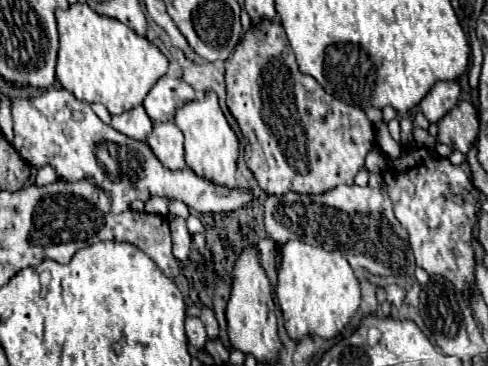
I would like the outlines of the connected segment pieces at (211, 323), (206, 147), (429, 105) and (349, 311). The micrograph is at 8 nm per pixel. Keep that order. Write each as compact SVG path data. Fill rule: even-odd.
M202 308L202 322L206 326L206 332L208 332L208 338L210 340L216 340L218 338L218 324L216 324L216 318L214 318L214 312L210 308Z
M206 90L204 98L186 102L176 110L176 126L184 134L186 164L202 178L208 178L222 186L236 186L236 158L238 158L238 136L230 128L214 90Z
M438 80L426 98L420 102L420 110L430 122L438 122L440 116L450 112L460 96L460 84L456 80Z
M292 240L286 242L280 250L280 264L278 264L278 284L276 284L276 298L284 316L284 324L288 330L288 336L298 342L304 336L320 336L324 340L334 338L336 334L340 334L350 318L356 314L358 306L360 306L360 284L358 278L354 276L350 264L346 262L346 258L336 250L336 252L328 252L324 248L316 248L316 246L308 246L304 242Z

